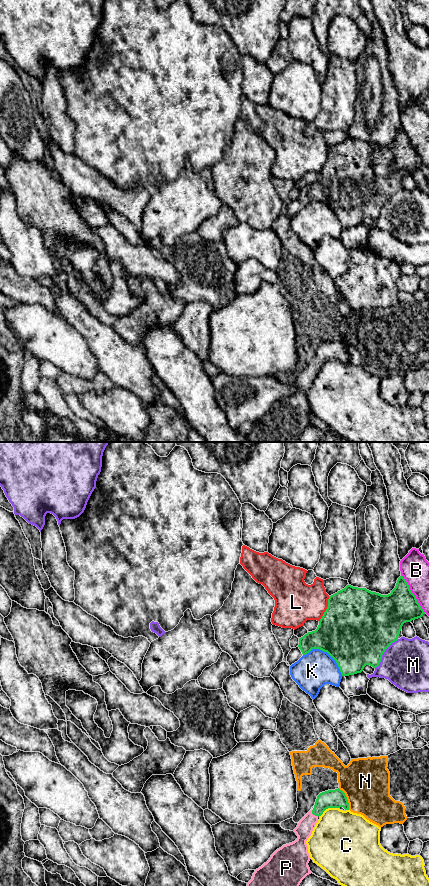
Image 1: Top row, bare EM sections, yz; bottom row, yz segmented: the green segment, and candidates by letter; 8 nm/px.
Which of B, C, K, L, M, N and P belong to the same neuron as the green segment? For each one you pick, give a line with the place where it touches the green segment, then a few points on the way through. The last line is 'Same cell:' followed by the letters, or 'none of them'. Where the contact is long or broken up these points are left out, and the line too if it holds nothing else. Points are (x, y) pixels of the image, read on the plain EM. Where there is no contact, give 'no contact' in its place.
P: meets green in yz at (313, 366); runs through yz (336, 350), (328, 351), (313, 366), (304, 381)
Same cell: P

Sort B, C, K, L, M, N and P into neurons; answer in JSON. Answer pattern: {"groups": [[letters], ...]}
{"groups": [["B"], ["C"], ["K"], ["L"], ["M"], ["N"], ["P"]]}

